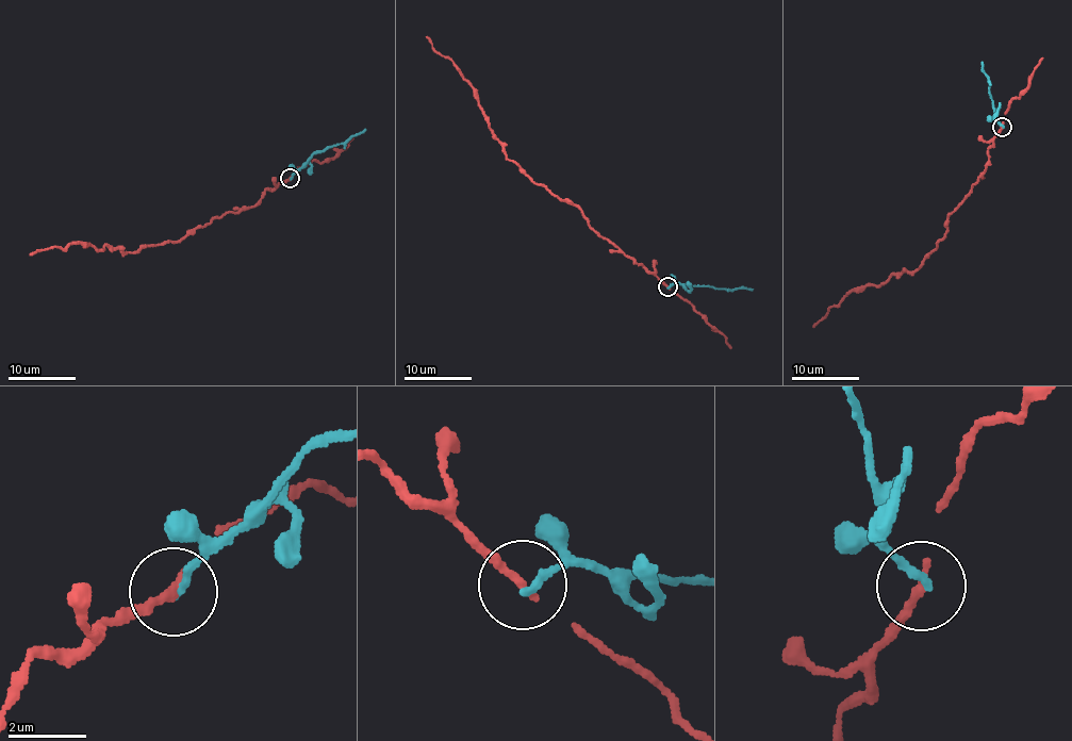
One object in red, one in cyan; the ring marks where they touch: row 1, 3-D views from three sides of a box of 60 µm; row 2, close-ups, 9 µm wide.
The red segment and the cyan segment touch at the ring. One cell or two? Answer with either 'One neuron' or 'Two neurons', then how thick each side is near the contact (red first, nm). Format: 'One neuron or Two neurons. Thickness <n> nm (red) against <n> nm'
Two neurons. Thickness 240 nm (red) against 200 nm

